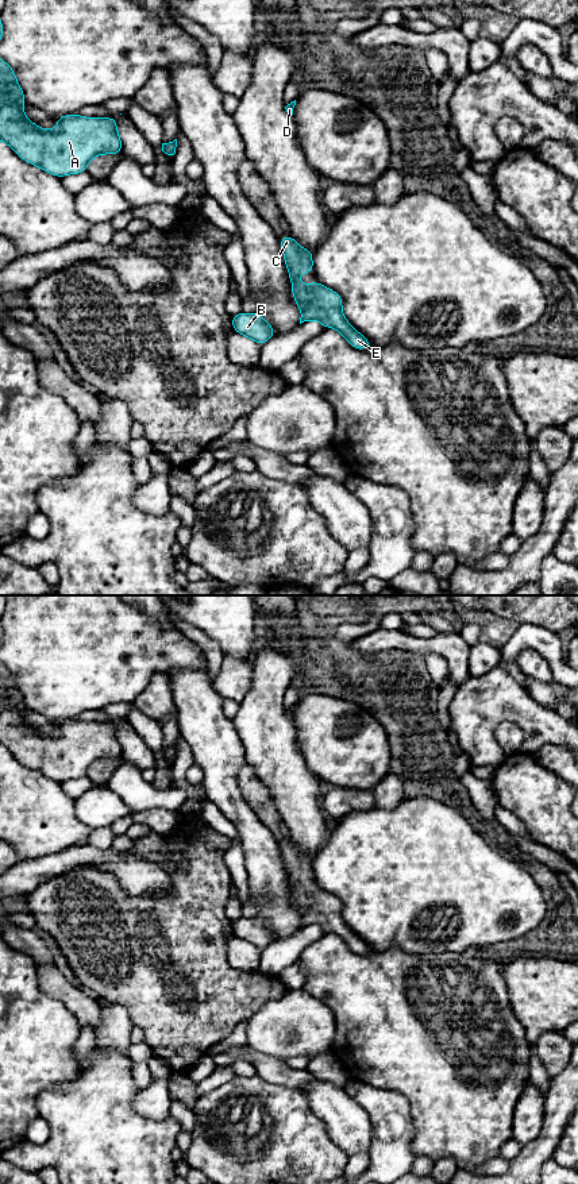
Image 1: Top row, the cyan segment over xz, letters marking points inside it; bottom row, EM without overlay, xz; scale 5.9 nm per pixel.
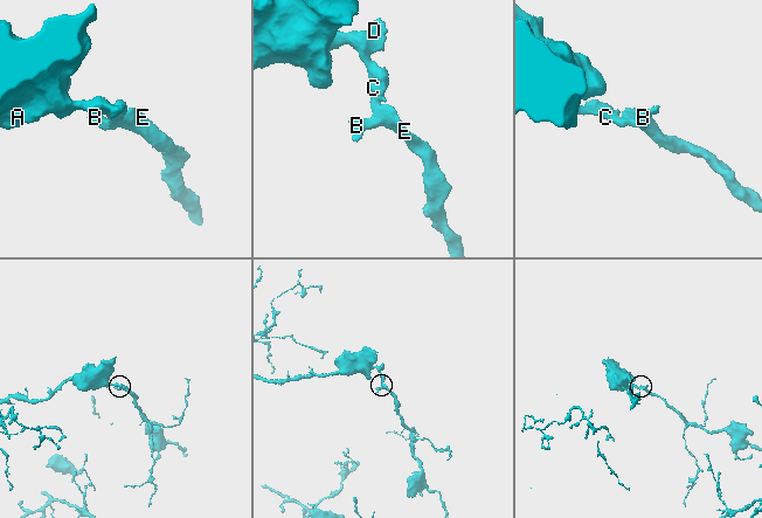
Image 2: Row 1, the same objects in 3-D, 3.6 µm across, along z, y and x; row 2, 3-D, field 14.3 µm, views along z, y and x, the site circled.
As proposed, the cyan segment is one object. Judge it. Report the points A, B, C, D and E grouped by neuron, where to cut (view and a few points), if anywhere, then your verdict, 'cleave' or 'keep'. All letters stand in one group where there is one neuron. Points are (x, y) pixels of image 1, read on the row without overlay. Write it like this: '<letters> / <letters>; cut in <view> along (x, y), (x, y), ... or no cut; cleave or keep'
A B C D E; no cut; keep

